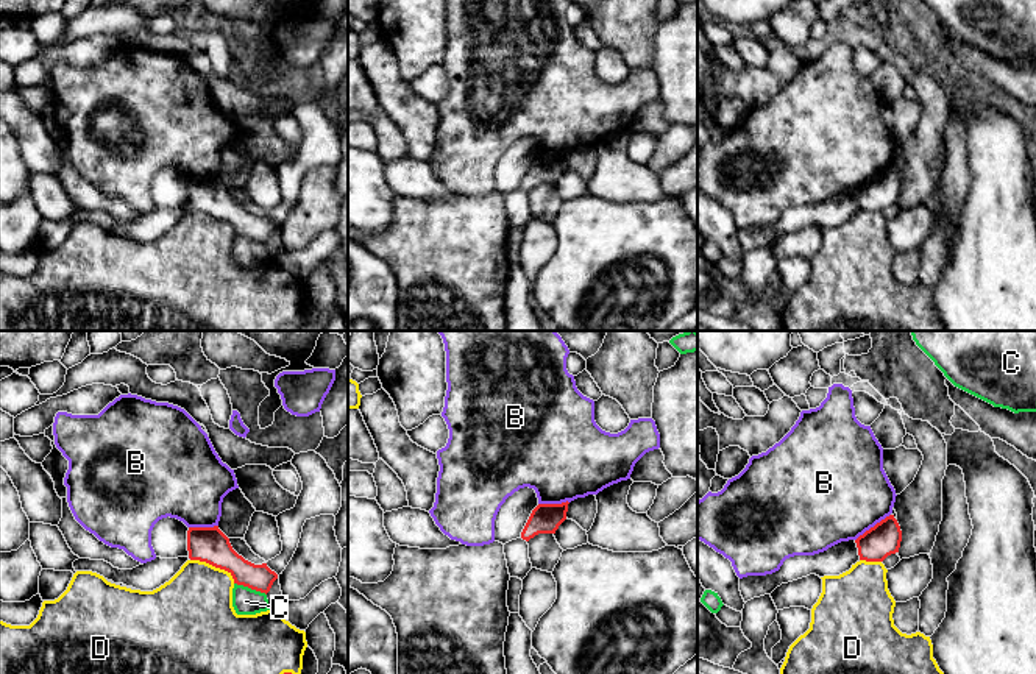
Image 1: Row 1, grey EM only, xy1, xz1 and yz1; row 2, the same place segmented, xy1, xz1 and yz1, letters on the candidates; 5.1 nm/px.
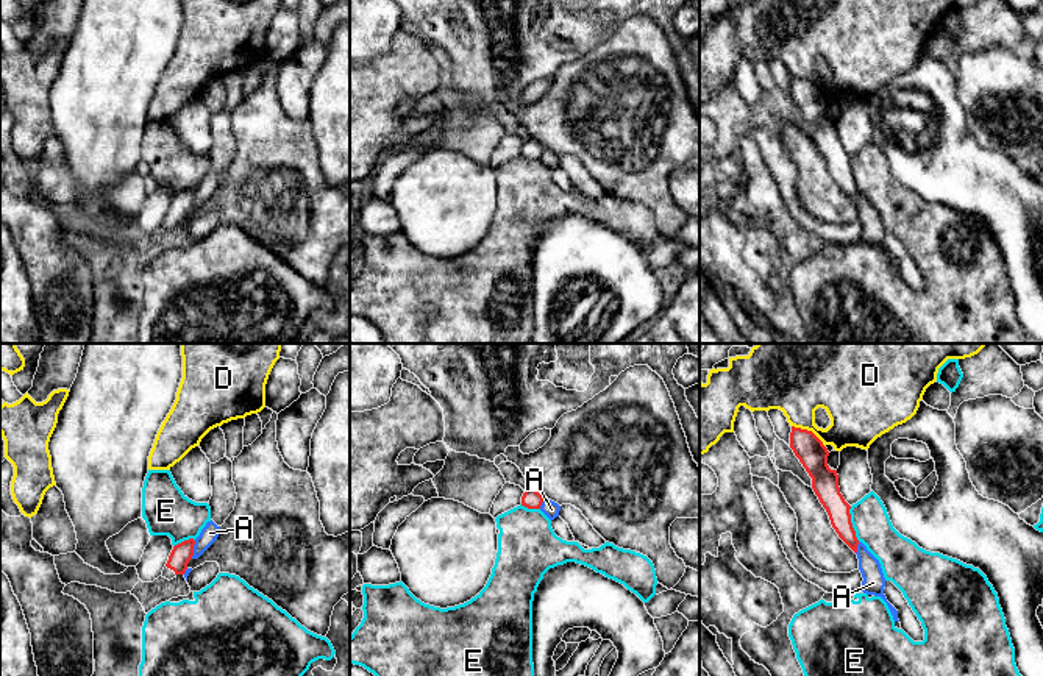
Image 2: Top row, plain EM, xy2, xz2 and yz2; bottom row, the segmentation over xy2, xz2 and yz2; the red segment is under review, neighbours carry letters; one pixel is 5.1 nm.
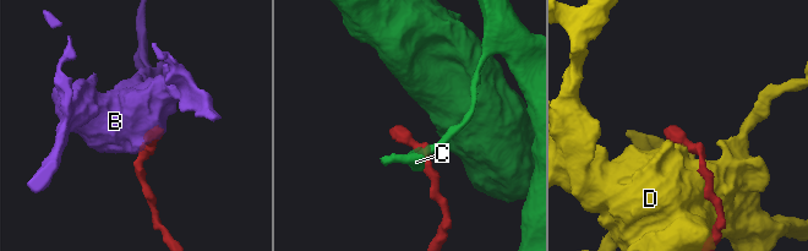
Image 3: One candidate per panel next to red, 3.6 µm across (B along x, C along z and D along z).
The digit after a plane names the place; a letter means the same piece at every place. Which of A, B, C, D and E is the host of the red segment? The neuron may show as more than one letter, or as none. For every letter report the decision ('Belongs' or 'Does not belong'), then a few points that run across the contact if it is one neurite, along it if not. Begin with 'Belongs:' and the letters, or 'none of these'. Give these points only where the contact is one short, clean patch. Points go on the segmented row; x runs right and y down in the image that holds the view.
Belongs: none of these
A: Does not belong. Line: xy2 (195, 540), (191, 558)
B: Does not belong. Line: yz1 (890, 514), (855, 540)
C: Does not belong. Line: xy1 (234, 582), (266, 595)
D: Does not belong
E: Does not belong. Line: yz2 (850, 506), (850, 522), (859, 540)

